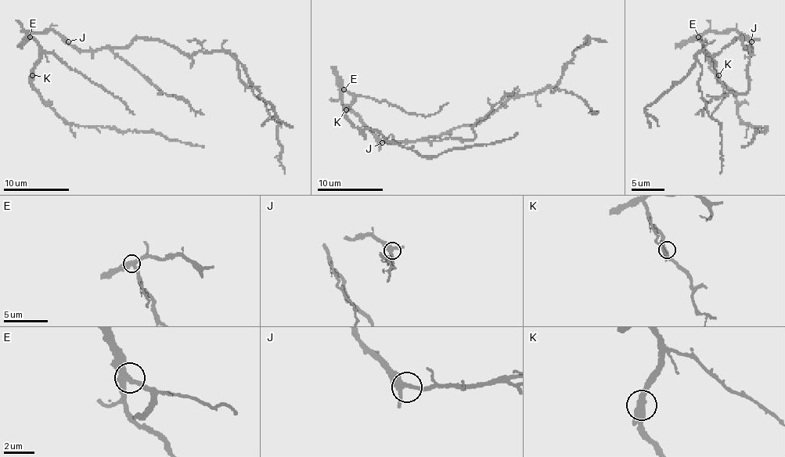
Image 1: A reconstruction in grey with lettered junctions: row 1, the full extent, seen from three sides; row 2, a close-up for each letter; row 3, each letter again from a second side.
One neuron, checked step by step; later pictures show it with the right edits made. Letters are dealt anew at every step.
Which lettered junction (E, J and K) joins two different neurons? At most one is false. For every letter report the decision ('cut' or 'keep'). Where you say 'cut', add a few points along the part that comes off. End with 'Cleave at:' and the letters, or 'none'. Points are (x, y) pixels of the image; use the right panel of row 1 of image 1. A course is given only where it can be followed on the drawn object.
E: keep
J: keep
K: keep
Cleave at: none

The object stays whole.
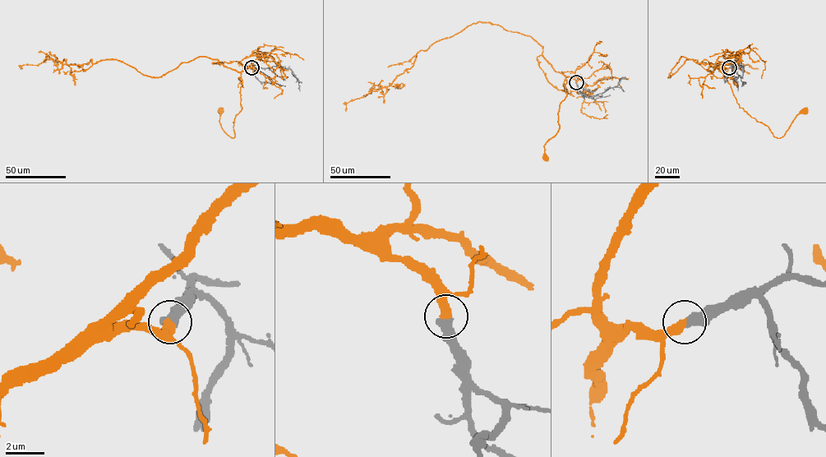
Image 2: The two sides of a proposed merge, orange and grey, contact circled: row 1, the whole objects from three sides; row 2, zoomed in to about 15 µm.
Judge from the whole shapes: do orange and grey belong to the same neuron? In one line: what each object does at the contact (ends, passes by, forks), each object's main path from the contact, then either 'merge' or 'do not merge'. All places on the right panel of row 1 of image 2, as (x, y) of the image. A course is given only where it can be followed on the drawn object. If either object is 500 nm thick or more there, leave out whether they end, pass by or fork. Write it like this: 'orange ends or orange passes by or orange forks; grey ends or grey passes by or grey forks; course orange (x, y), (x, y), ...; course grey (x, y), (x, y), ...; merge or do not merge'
course orange (729, 67), (724, 70), (723, 76), (739, 106), (768, 126), (774, 136), (781, 137), (793, 120), (805, 110); course grey (729, 67), (740, 65), (743, 67), (733, 70), (737, 91); merge

